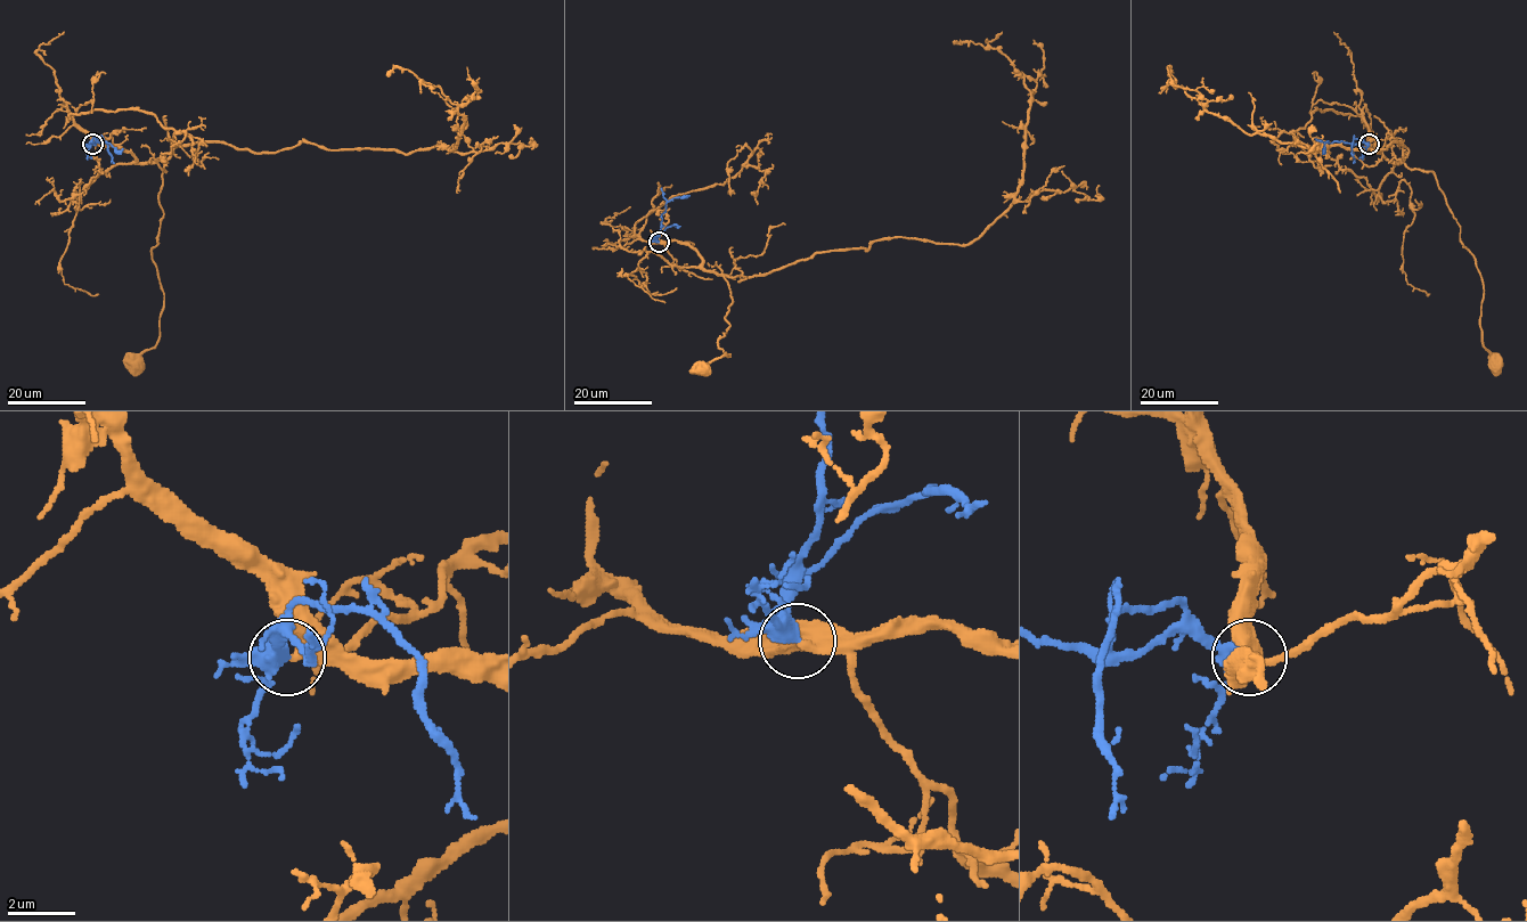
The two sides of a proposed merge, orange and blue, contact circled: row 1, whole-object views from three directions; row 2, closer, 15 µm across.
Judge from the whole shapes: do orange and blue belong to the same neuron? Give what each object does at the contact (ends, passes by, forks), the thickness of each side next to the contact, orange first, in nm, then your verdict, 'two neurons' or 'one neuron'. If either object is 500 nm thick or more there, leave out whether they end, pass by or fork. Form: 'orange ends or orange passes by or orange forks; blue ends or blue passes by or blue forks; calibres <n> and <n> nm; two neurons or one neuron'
orange ends; blue forks; calibres 400 and 360 nm; one neuron

